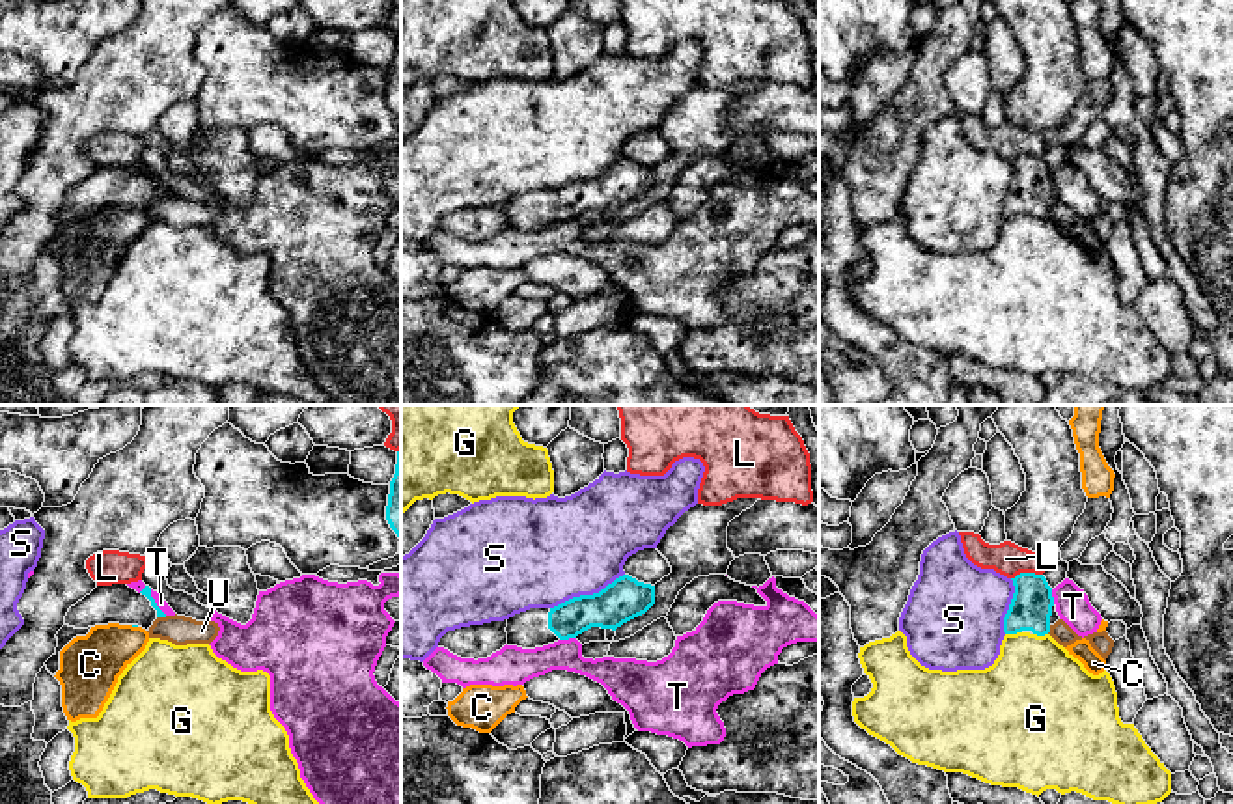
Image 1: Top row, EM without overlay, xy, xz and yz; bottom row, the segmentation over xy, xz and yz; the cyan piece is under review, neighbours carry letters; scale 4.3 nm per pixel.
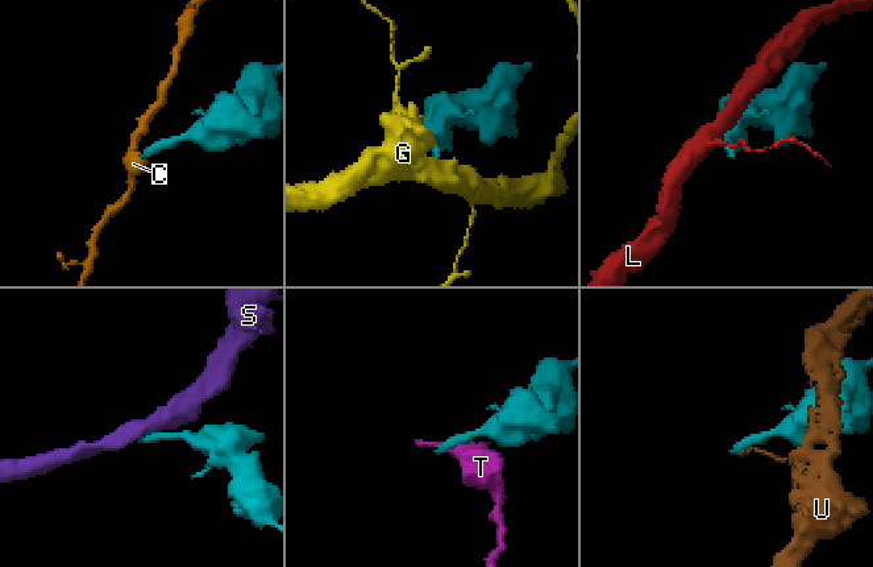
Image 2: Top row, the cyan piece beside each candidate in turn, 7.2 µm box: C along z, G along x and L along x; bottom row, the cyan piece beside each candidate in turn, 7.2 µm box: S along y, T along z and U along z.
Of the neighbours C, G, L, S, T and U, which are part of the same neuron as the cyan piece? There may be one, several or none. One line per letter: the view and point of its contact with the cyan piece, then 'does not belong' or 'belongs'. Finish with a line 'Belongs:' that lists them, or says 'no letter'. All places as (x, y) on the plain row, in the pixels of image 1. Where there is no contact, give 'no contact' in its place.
C: xy (135, 207) | does not belong
G: yz (1013, 215) | does not belong
L: yz (1026, 155) | does not belong
S: xz (586, 178) | does not belong
T: xy (155, 185) | does not belong
U: xy (161, 198) | does not belong
Belongs: no letter

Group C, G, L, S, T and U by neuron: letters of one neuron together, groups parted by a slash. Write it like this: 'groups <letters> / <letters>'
groups C / G / L / S / T / U

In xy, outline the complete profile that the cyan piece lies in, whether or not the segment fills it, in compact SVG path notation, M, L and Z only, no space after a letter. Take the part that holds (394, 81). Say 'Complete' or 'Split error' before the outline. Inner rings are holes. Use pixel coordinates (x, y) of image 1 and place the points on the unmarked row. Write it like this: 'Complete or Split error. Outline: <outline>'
Complete. Outline: M401 32L397 34L395 56L390 63L386 103L388 103L390 110L401 121Z

